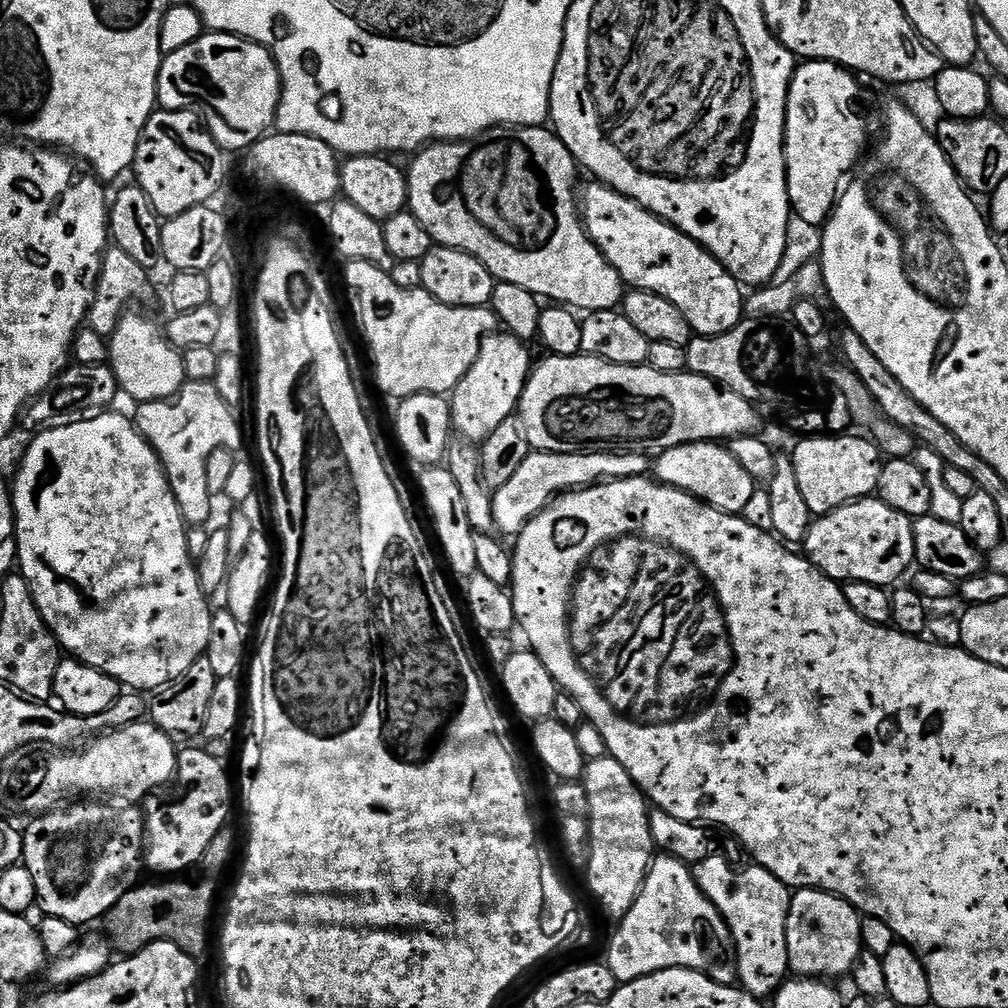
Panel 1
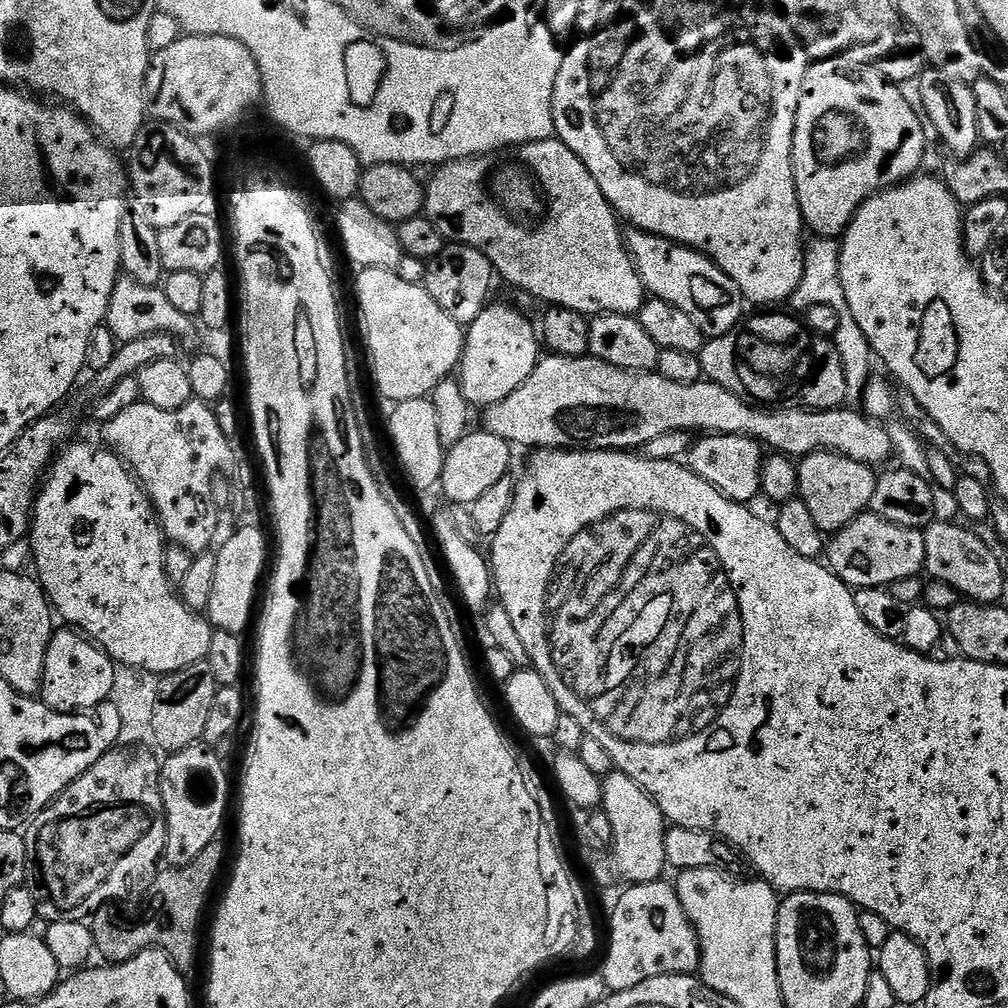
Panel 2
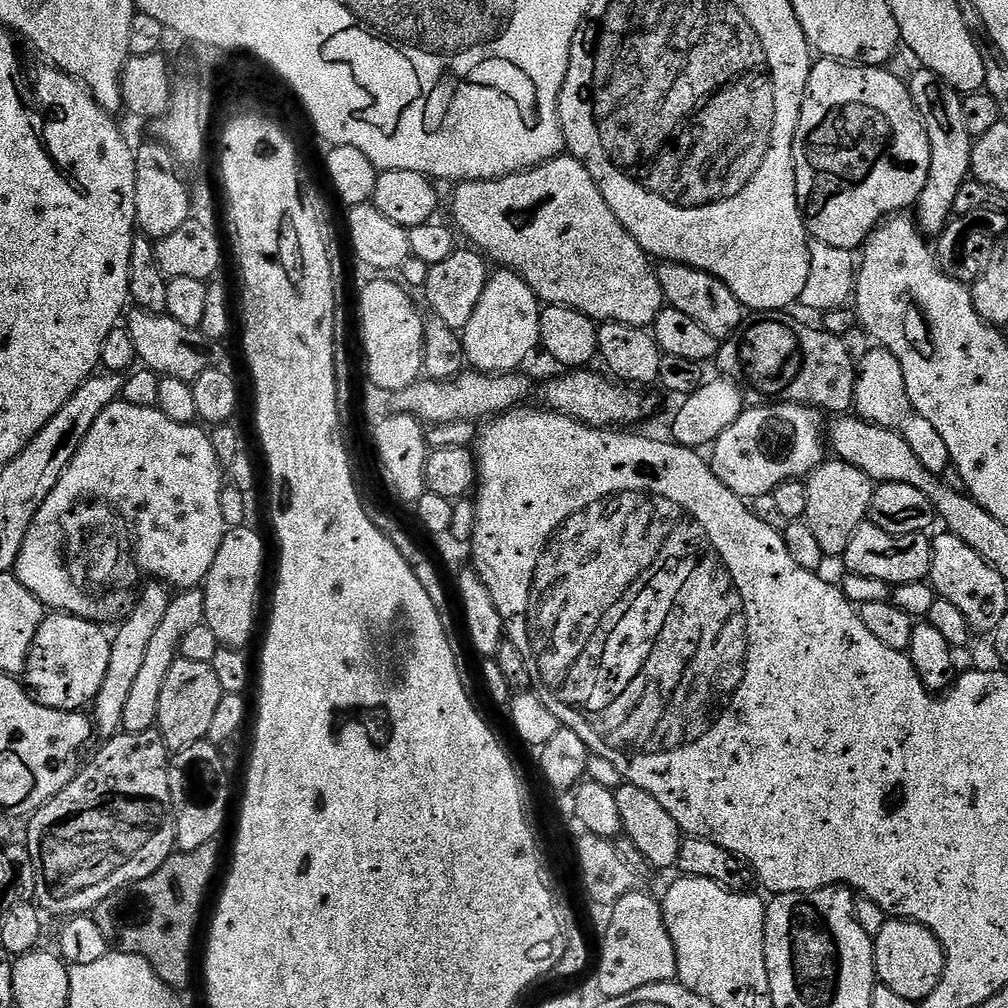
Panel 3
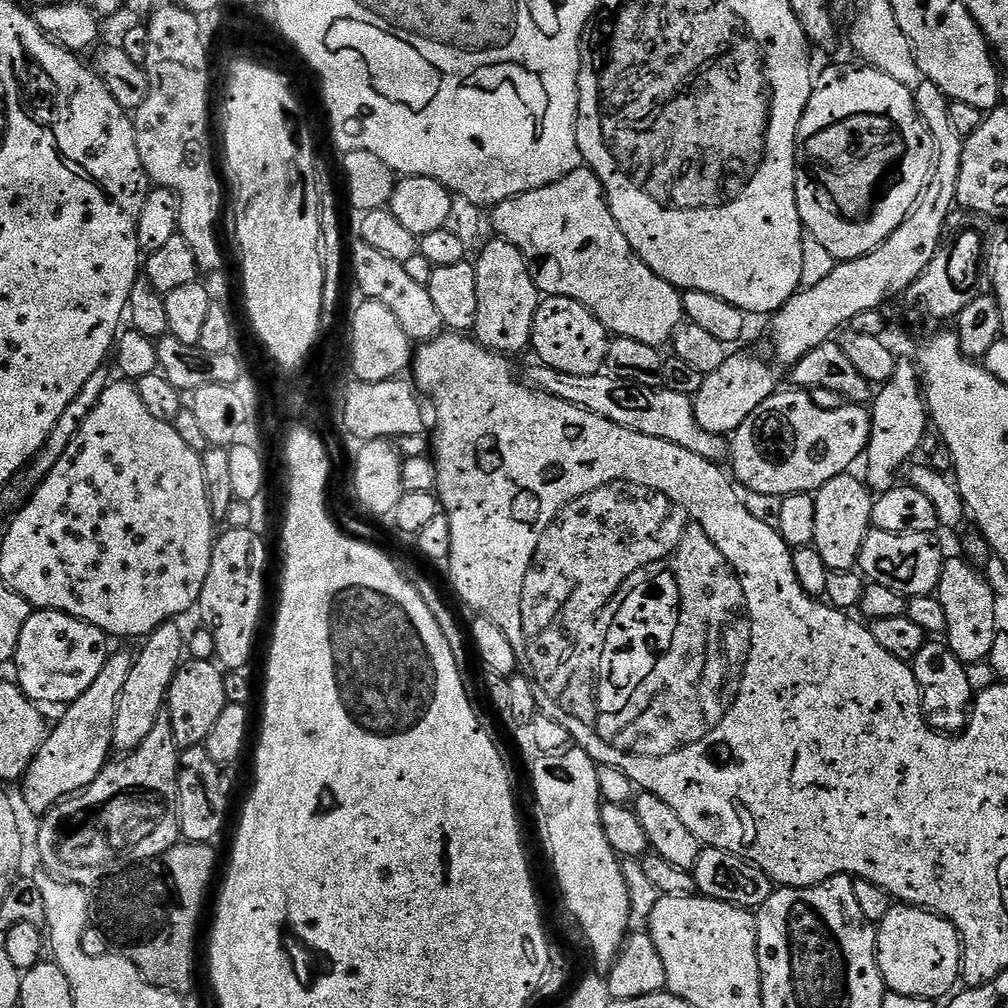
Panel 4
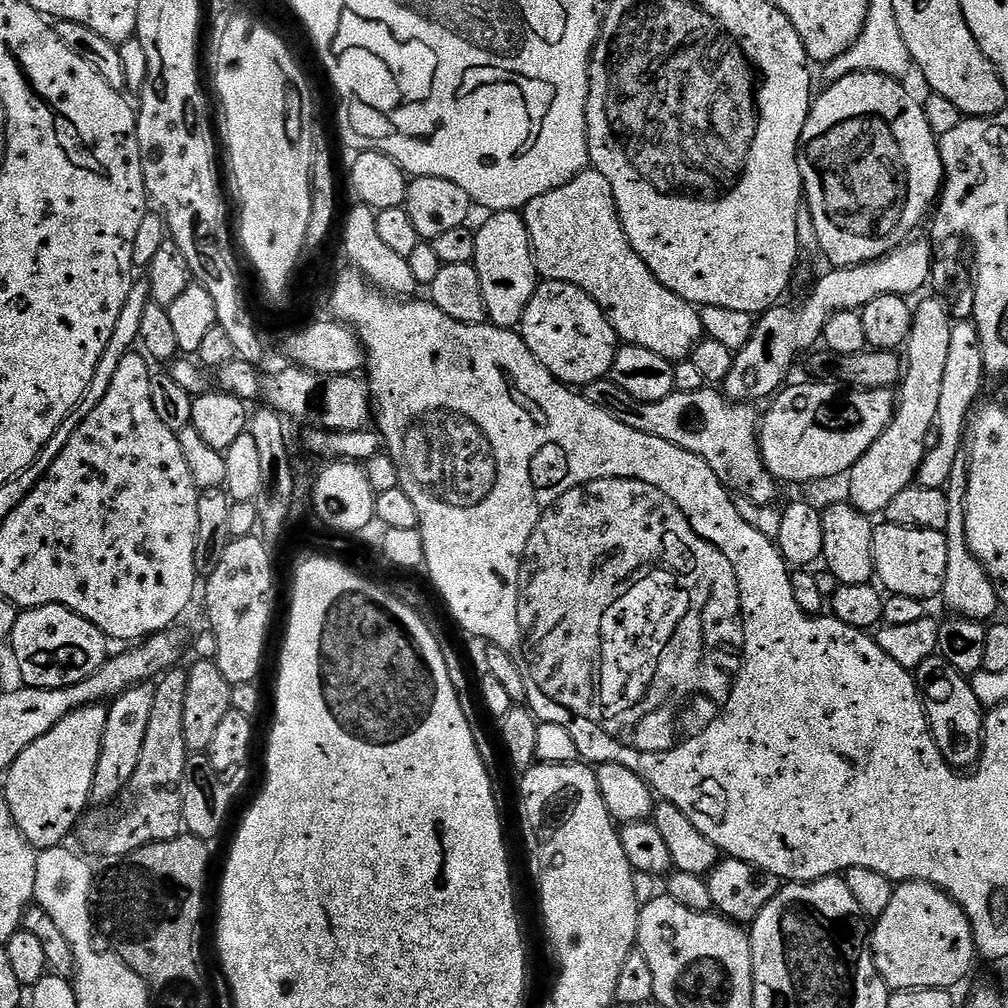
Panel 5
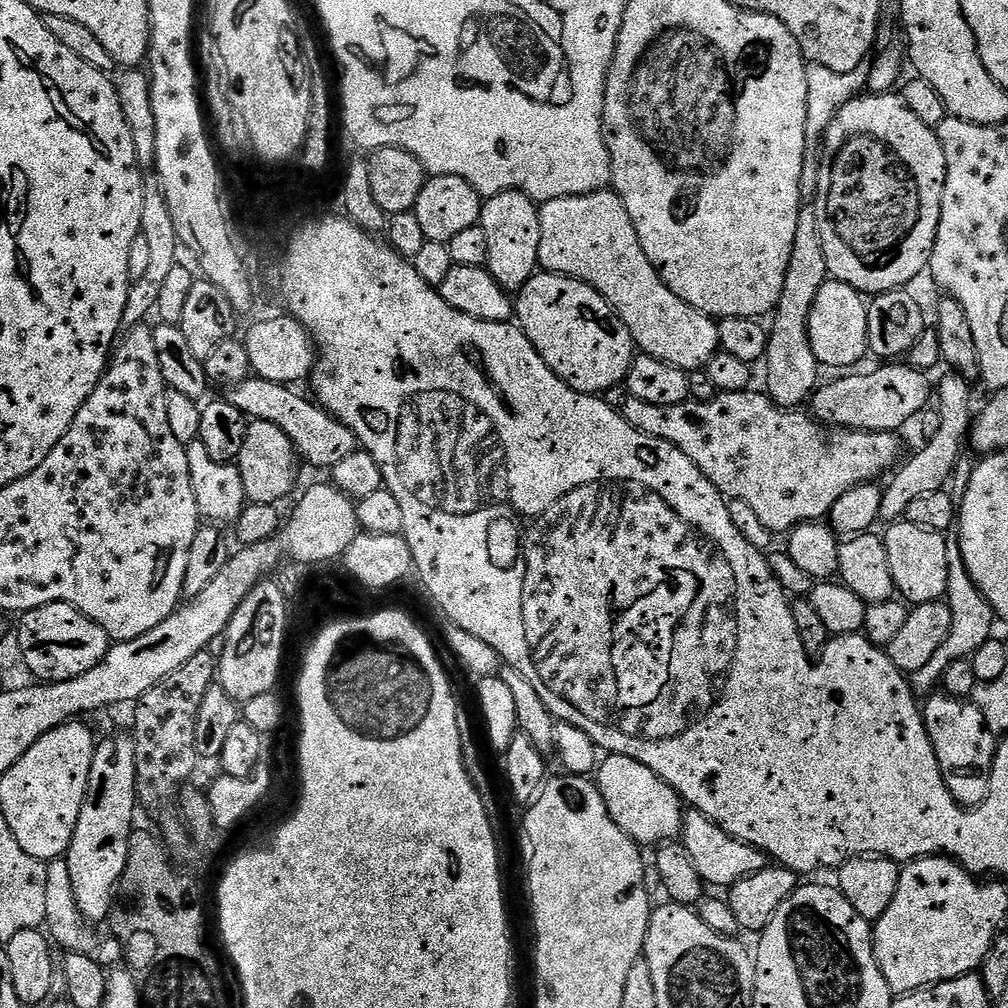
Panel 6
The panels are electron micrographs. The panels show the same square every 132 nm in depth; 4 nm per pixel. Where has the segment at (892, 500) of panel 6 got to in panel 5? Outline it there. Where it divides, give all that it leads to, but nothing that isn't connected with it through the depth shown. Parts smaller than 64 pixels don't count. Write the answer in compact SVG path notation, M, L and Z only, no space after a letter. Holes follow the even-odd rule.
M957 320L950 330L950 354L946 358L946 371L942 377L942 394L938 401L938 414L935 426L939 431L939 441L934 442L925 451L924 461L920 463L918 483L931 488L945 489L950 474L954 471L954 462L966 444L966 425L970 413L977 407L976 399L984 388L986 373L982 358L982 338L975 323L969 320Z

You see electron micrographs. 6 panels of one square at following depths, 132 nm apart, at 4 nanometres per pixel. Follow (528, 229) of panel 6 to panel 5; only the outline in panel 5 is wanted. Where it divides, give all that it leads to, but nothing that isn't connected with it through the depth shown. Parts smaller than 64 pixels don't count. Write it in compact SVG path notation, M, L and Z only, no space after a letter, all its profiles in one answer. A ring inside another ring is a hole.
M494 212L481 228L475 229L476 249L472 263L476 265L482 282L482 298L486 302L488 320L500 328L515 329L538 283L536 257L532 254L532 240L520 212Z

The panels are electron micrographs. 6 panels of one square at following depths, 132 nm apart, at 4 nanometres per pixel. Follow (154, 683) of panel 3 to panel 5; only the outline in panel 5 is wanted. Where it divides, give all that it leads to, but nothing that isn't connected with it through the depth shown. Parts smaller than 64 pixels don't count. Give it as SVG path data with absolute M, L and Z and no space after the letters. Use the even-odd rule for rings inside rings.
M148 682L127 688L111 701L106 718L106 734L102 734L102 754L98 754L98 770L94 770L93 805L111 805L130 778L134 778L134 770L138 770L138 758L142 758L142 742L146 742L146 726L150 726L150 710L153 706L154 687Z

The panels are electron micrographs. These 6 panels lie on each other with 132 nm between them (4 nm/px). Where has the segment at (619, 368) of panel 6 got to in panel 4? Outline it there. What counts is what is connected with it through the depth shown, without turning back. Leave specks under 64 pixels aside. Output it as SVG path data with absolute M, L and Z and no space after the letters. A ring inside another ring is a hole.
M544 296L538 310L534 314L532 327L531 351L536 351L535 359L541 364L550 366L554 370L562 370L562 374L582 374L583 376L597 375L605 367L608 358L610 333L604 329L602 322L594 318L586 306L582 306L571 296Z

